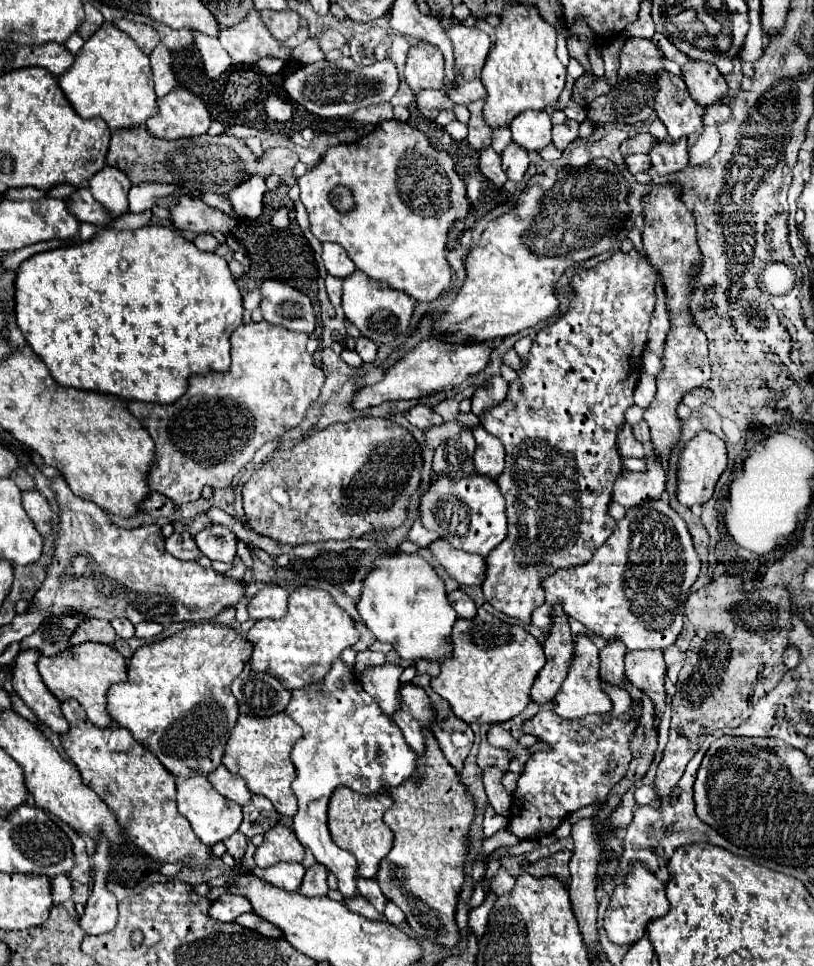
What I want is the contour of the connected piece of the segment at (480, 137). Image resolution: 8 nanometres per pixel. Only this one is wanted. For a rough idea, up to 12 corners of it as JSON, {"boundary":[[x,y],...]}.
{"boundary":[[483,101],[469,105],[469,135],[473,149],[491,145],[491,129],[483,121]]}

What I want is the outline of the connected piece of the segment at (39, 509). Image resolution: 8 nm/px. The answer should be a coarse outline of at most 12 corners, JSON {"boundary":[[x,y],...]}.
{"boundary":[[39,491],[23,493],[23,509],[35,529],[49,537],[53,511]]}

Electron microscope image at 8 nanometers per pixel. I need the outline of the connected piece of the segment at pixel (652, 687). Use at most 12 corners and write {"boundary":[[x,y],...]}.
{"boundary":[[661,649],[627,651],[625,673],[657,711],[665,711]]}

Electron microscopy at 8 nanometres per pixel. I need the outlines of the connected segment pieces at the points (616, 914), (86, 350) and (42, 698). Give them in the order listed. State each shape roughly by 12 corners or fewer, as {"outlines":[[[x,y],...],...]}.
{"outlines":[[[637,861],[605,913],[613,943],[631,945],[669,911],[665,883]],[[167,227],[25,259],[65,387],[169,405],[229,371],[241,291]],[[37,651],[17,655],[13,691],[55,735],[69,725],[41,681]]]}

